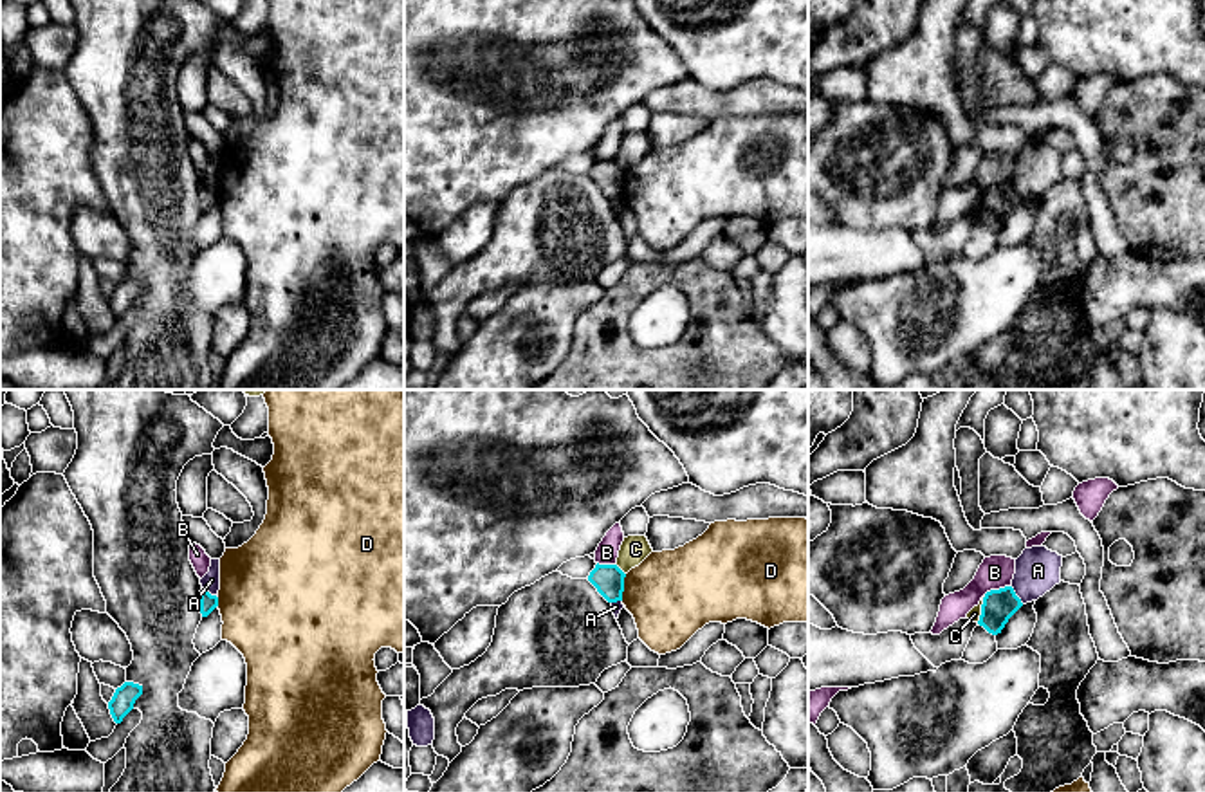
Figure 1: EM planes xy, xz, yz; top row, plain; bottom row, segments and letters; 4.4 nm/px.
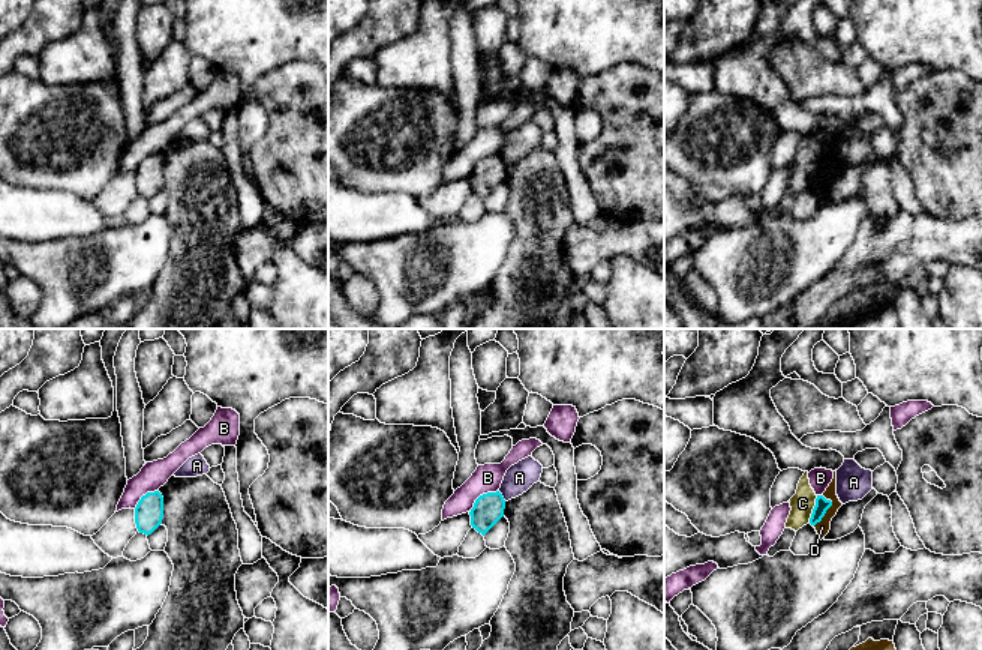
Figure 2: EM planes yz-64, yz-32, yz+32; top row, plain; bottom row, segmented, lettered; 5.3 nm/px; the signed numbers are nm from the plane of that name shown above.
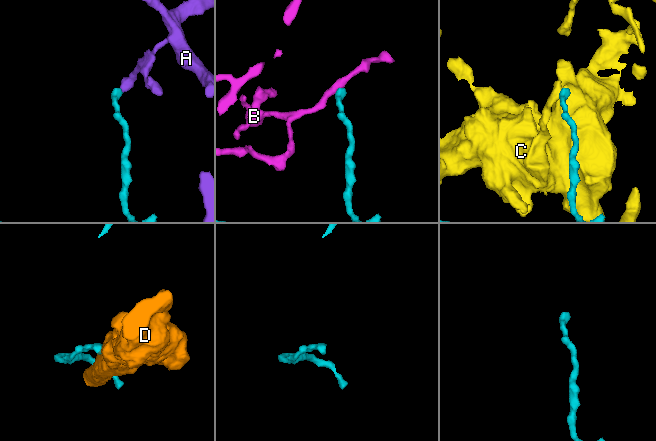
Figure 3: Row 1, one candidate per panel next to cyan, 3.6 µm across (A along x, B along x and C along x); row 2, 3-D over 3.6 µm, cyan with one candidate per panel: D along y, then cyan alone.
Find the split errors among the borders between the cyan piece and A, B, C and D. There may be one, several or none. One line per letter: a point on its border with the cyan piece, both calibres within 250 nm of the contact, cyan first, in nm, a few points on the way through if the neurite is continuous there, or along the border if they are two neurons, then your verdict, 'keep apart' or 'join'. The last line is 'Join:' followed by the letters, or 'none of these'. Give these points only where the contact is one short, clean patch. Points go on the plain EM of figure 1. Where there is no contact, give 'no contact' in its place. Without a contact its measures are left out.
A: meets cyan in yz at (1014, 190); 150 nm thick on the cyan side, 200 nm on the other; border along yz (1011, 181), (1023, 199); keep apart
B: meets cyan in yz at (996, 186); 150 nm thick on the cyan side, 150 nm on the other; keep apart
C: meets cyan in yz at (982, 204); 150 nm thick on the cyan side, 50 nm on the other; keep apart
D: meets cyan in xz at (623, 183); 140 nm thick on the cyan side, 400 nm on the other; keep apart
Join: none of these

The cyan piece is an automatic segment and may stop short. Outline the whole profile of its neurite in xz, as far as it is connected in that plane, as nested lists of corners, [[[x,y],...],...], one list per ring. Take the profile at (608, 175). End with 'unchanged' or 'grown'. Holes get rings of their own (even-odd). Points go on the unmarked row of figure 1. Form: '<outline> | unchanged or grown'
[[[595,161],[590,168],[588,177],[597,184],[597,188],[608,197],[622,197],[626,170],[617,161]]] | unchanged

